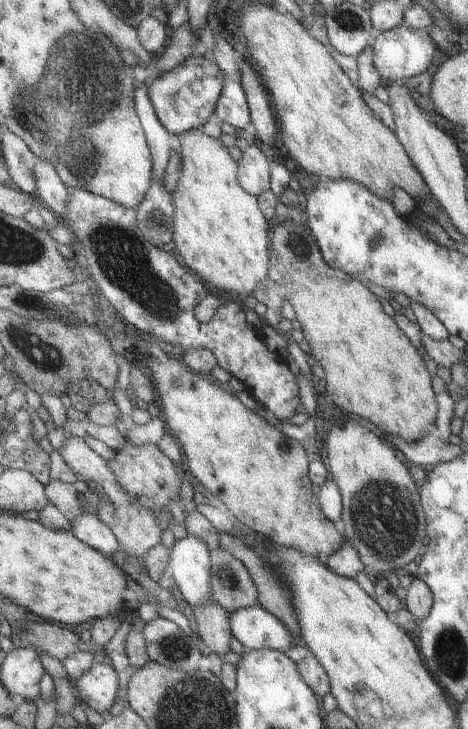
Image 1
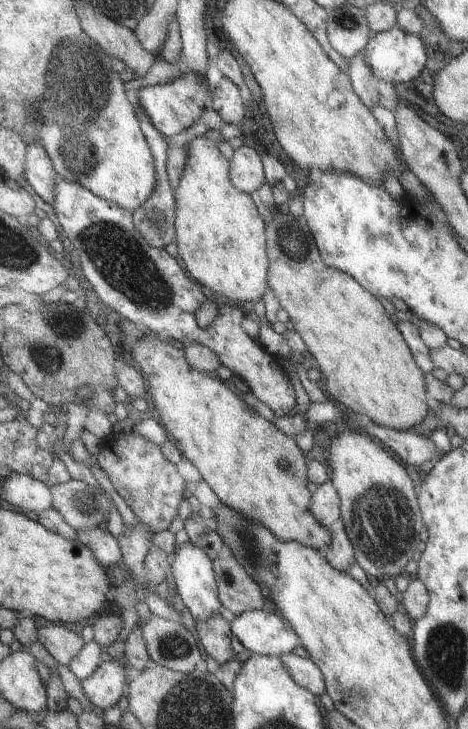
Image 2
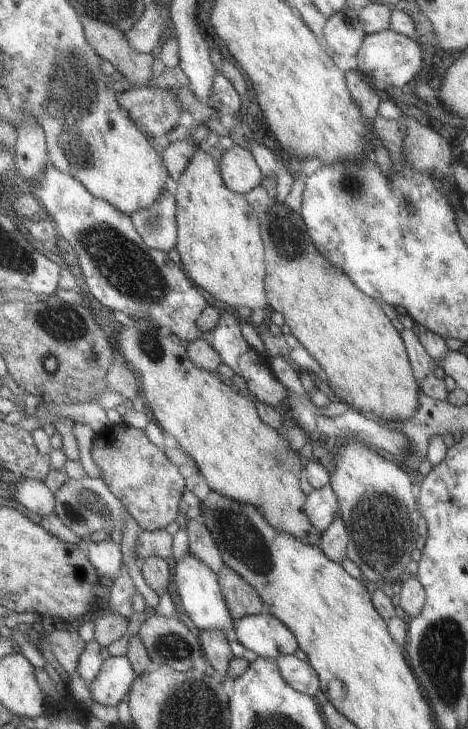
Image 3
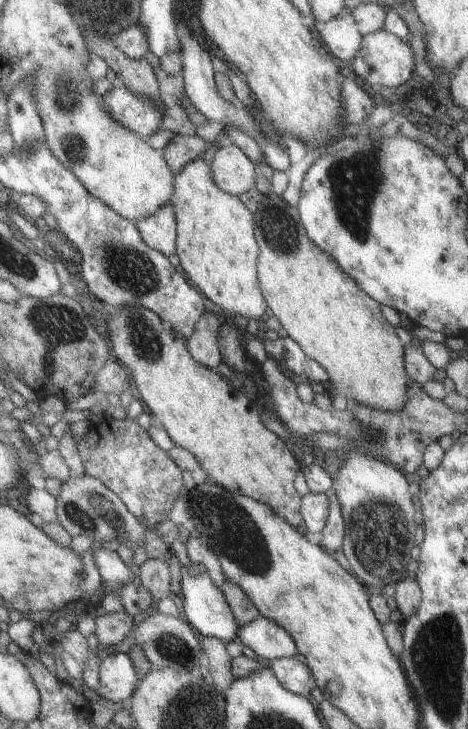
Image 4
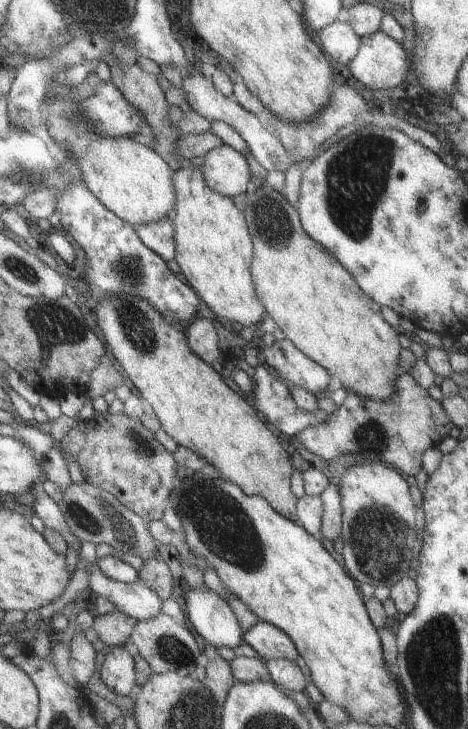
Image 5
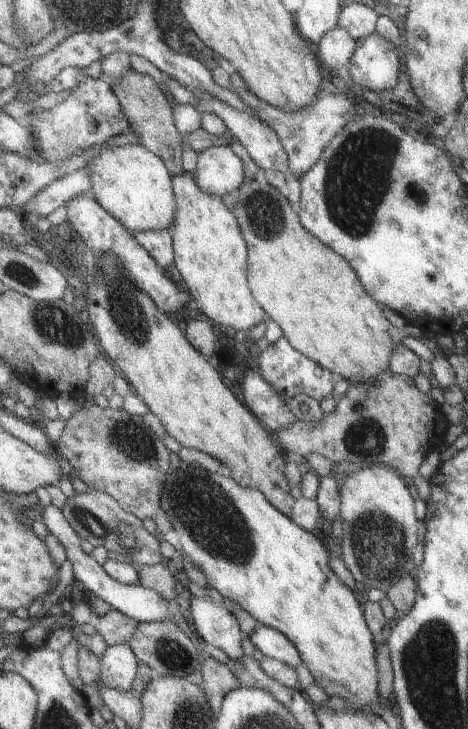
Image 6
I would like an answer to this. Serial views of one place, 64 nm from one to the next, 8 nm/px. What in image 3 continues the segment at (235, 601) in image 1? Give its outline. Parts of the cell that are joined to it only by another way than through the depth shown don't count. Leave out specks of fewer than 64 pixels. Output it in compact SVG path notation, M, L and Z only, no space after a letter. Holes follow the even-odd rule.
M222 562L216 572L218 587L232 621L264 611L259 595L239 574Z

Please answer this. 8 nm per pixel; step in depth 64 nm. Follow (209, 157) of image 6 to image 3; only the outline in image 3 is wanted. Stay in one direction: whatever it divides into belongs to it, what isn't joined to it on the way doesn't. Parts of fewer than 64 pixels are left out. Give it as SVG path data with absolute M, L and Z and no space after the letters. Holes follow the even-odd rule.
M235 144L221 152L218 165L224 185L236 193L249 192L263 176L249 150Z

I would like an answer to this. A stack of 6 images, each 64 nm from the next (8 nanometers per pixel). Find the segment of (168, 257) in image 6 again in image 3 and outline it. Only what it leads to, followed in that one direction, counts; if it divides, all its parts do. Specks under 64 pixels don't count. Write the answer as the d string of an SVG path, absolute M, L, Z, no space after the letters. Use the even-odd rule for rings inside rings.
M166 188L161 189L160 195L149 206L136 210L130 219L145 246L163 252L174 246L174 196Z

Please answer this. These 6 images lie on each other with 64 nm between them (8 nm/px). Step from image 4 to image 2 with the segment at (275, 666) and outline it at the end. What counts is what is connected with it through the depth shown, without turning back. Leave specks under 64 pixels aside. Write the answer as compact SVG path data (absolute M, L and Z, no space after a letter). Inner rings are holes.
M290 653L281 654L278 658L281 660L283 668L287 670L287 674L291 676L291 680L299 688L307 690L307 692L313 694L316 698L325 691L323 678L321 678L317 666L309 658L298 658Z

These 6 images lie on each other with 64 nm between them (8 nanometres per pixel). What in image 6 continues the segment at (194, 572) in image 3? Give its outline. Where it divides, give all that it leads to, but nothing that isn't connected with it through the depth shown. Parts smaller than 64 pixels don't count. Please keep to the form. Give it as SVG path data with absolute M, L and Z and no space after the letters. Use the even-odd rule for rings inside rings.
M192 596L189 602L189 614L191 614L191 620L193 620L190 626L194 628L208 647L219 648L219 650L227 654L230 661L242 656L240 642L243 635L239 630L236 618L227 611L223 604L215 603L211 599Z

